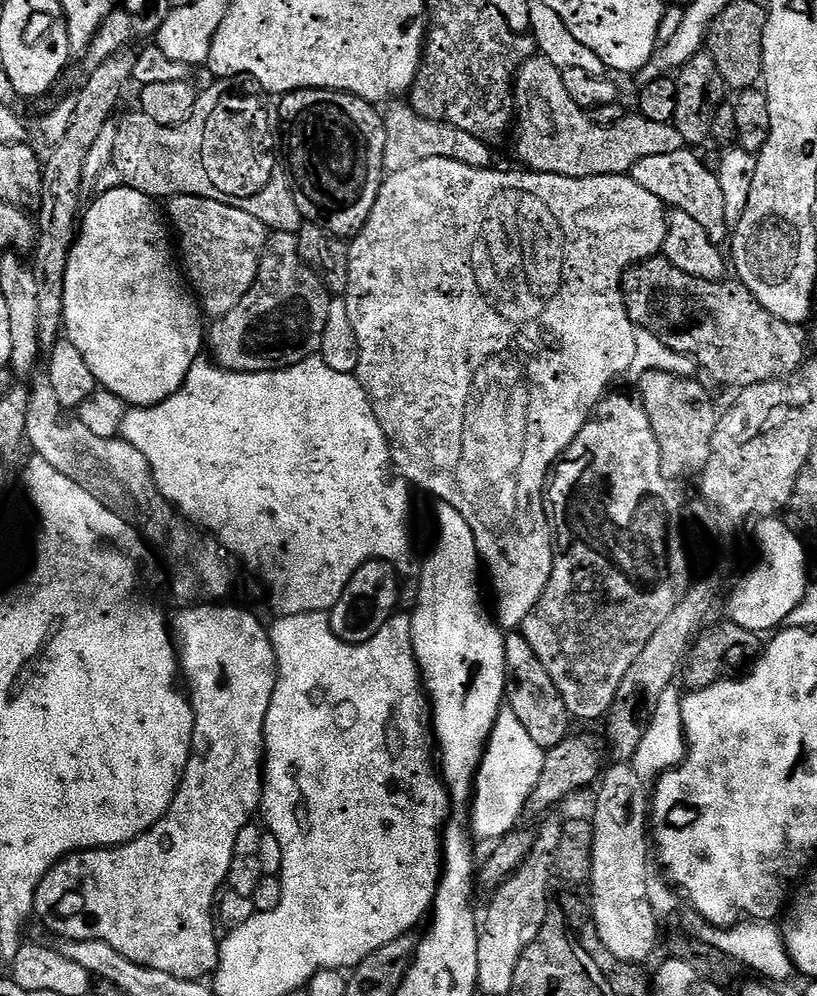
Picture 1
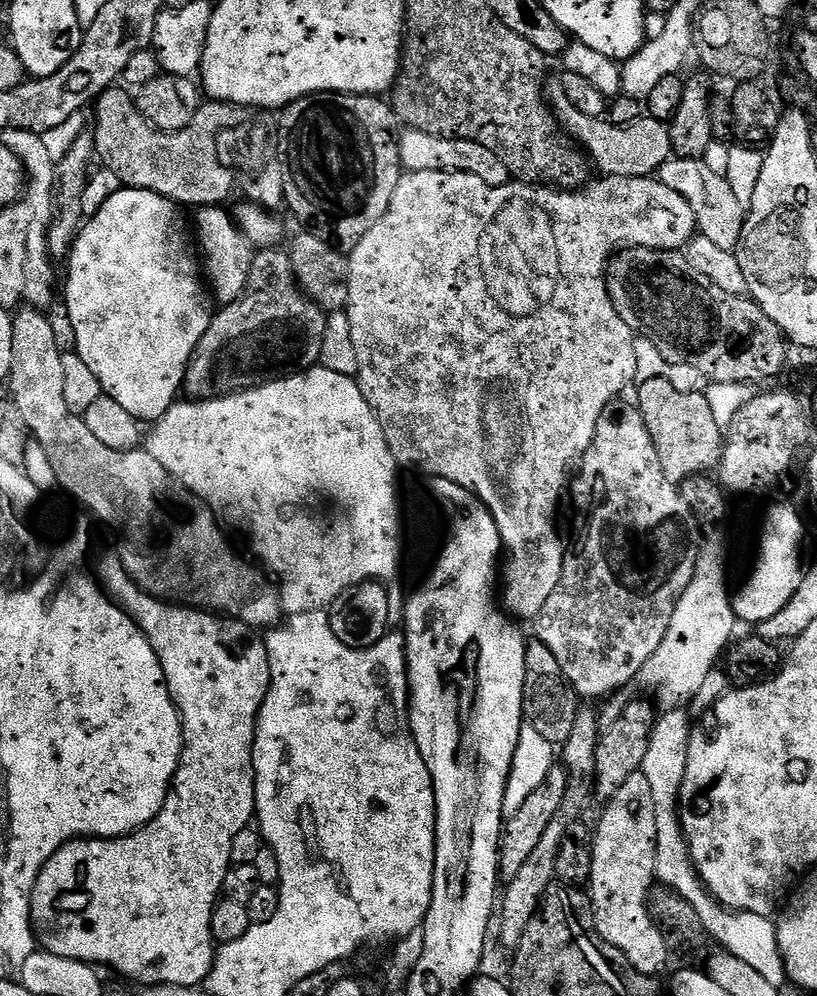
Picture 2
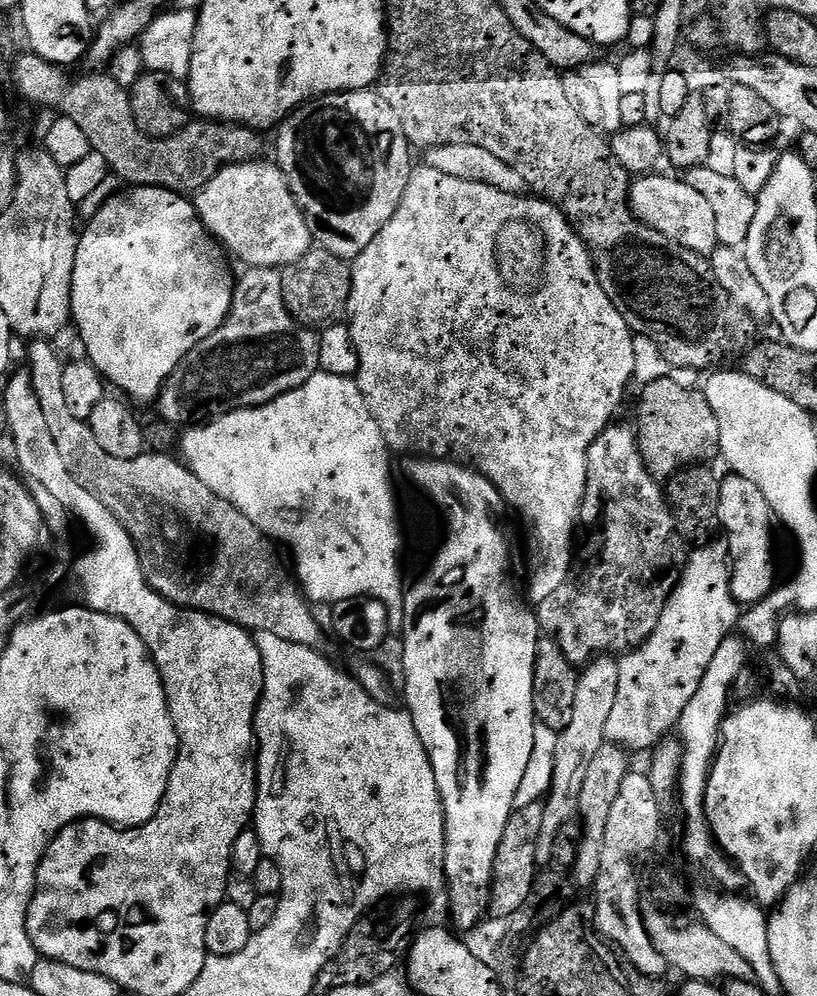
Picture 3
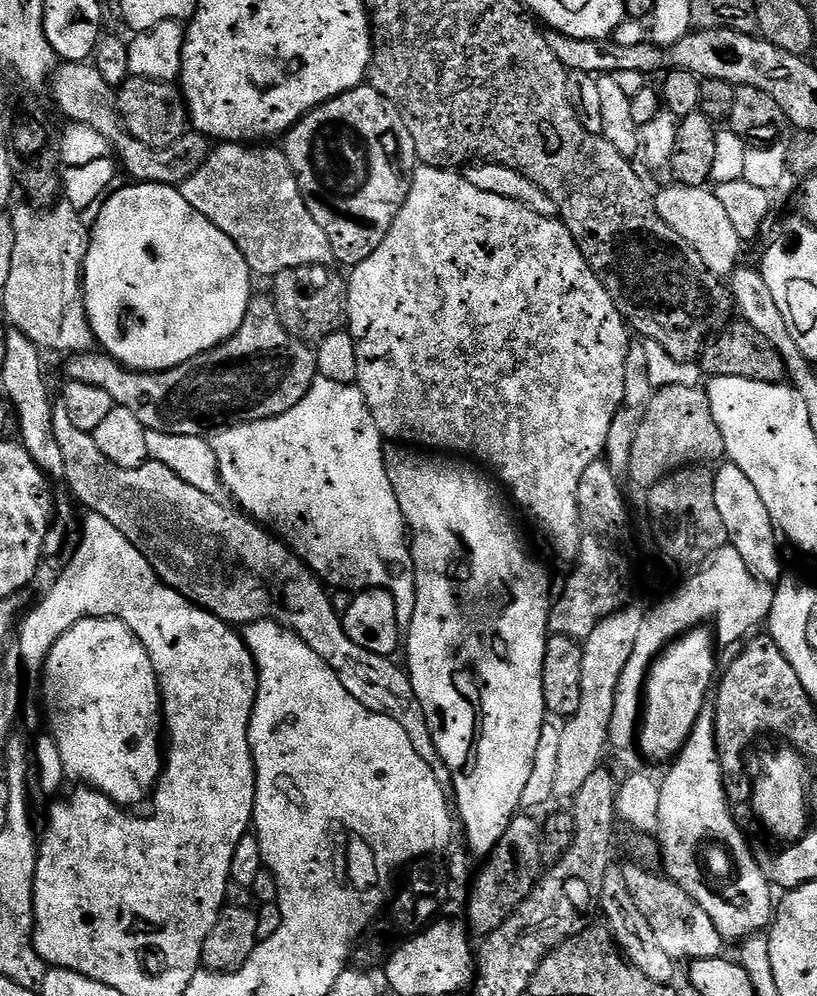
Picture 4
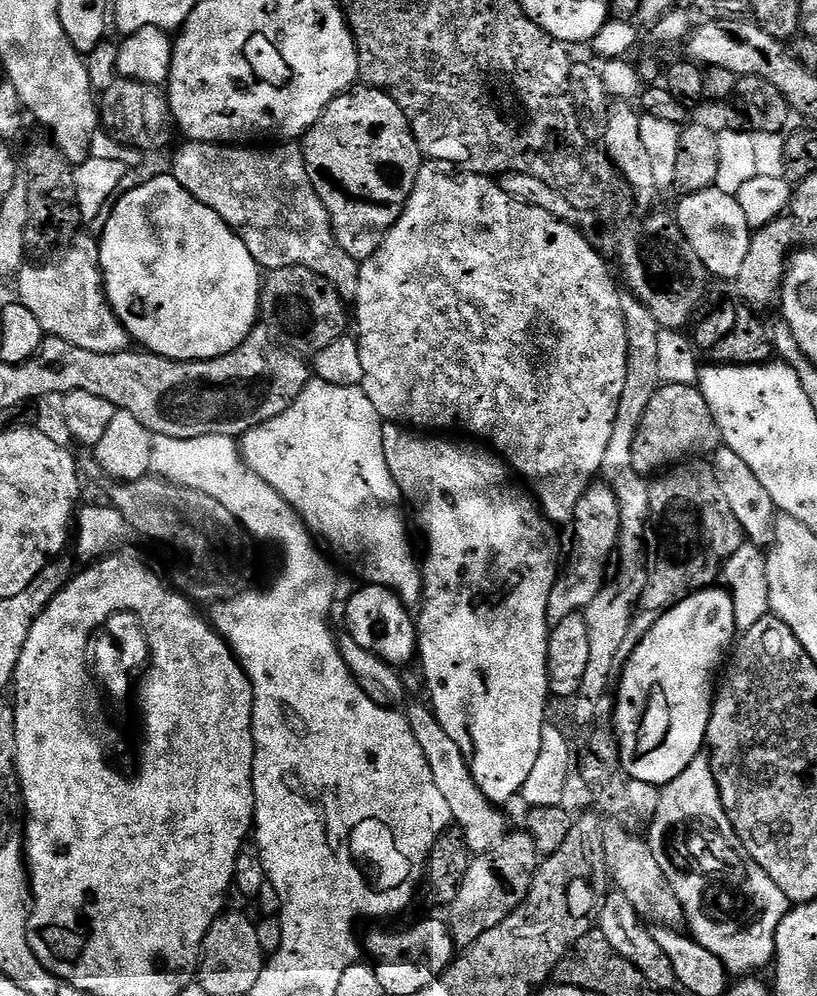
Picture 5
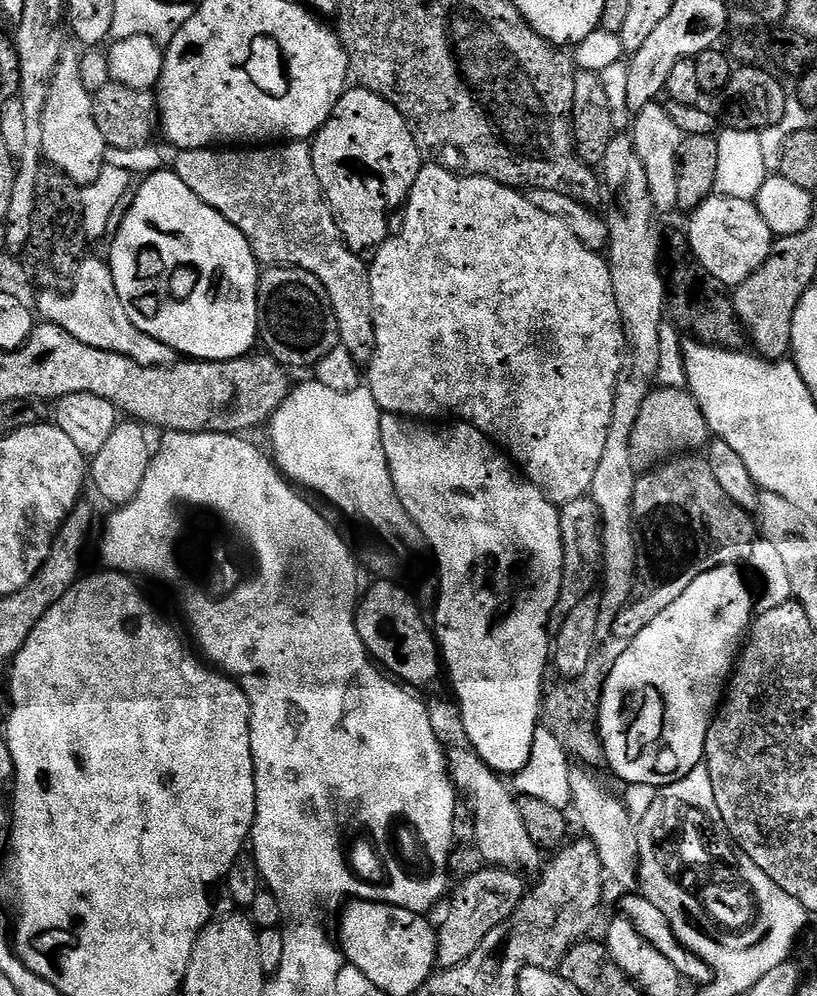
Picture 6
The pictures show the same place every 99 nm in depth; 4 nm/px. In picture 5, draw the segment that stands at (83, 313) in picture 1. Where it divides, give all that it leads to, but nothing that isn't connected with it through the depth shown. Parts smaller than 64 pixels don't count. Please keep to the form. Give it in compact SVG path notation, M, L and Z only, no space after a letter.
M170 174L156 176L137 188L132 188L124 197L111 205L107 213L108 221L104 224L104 233L99 233L100 241L100 272L104 275L104 295L108 297L108 306L116 315L125 331L133 341L136 340L141 349L153 352L156 356L164 356L167 360L213 360L222 354L230 354L246 339L252 329L257 327L260 314L260 289L262 287L262 269L256 259L246 250L246 242L238 238L238 234L210 206L198 202L198 198L191 196L179 182Z

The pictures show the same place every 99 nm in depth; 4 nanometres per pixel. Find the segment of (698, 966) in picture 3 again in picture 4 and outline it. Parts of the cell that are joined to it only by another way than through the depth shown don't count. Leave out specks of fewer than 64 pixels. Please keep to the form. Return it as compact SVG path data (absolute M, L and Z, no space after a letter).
M631 862L625 865L622 871L626 886L630 889L630 898L634 898L634 906L642 910L642 918L650 922L650 930L654 930L658 946L662 946L662 950L666 950L672 960L691 962L725 955L726 941L718 934L710 914L702 910L702 906L698 906L698 902L694 902L694 898L690 898L682 886L660 872L651 872Z

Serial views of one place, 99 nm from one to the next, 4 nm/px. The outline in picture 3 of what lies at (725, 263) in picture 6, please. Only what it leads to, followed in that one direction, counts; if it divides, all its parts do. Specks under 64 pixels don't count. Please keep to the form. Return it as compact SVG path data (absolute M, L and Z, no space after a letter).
M644 174L633 179L630 184L630 203L632 212L643 224L666 234L674 242L686 246L691 252L708 258L718 247L718 226L710 202L694 190L683 179L675 180L672 176Z

